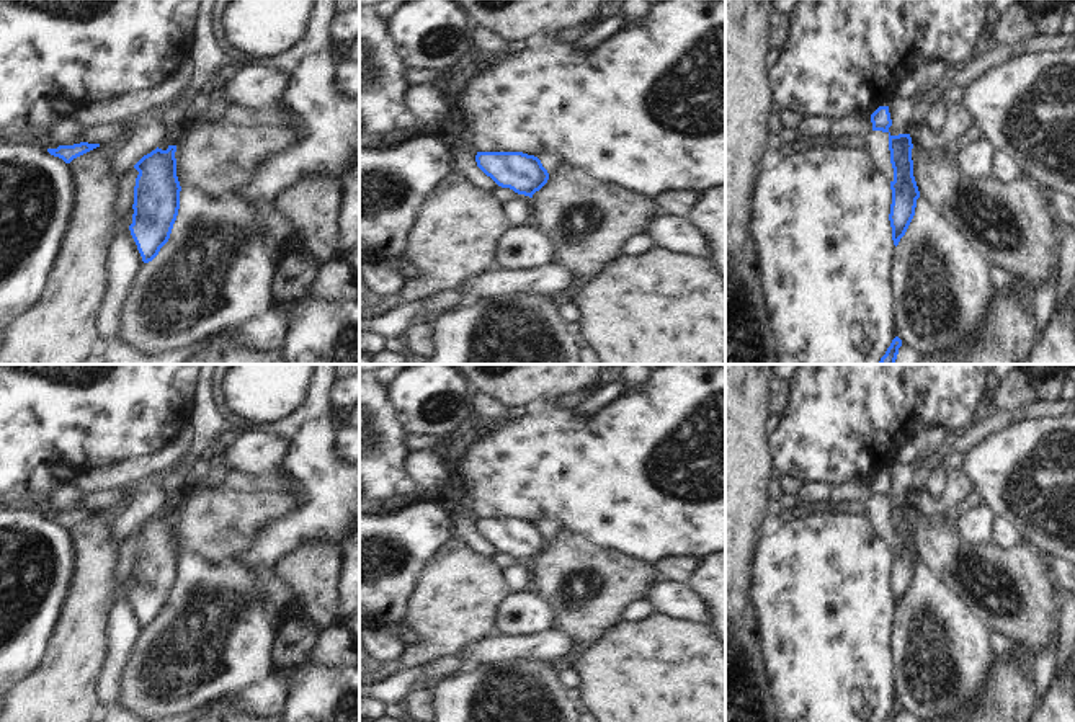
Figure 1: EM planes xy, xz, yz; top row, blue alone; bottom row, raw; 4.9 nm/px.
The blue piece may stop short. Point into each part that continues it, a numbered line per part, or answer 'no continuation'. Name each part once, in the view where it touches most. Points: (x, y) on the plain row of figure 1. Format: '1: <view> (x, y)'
no continuation

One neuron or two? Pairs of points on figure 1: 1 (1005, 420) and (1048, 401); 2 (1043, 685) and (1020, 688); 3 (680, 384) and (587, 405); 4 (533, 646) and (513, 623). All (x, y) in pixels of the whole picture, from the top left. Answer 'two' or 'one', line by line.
1: two
2: two
3: two
4: two

